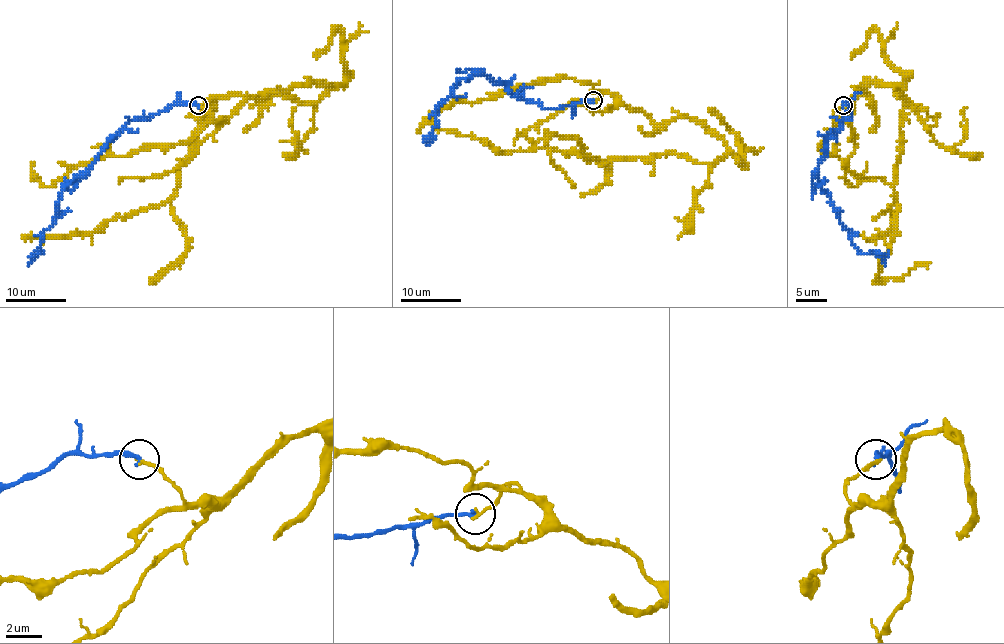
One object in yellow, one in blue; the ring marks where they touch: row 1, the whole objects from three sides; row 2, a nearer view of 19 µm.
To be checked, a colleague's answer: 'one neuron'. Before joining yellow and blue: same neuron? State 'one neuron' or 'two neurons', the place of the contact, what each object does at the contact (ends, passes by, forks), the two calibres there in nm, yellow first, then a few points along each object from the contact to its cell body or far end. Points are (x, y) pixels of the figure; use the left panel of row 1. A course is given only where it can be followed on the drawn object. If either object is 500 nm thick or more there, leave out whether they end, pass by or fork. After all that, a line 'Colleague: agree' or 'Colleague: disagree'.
two neurons; place (198, 105); yellow ends; blue ends; calibres 190 and 240 nm; course yellow (199, 105), (228, 119), (332, 86), (205, 105), (171, 199), (188, 250), (152, 278), (179, 262); course blue (199, 105), (171, 104), (149, 117), (132, 119), (109, 139), (91, 168), (61, 193), (41, 253), (27, 265)
Colleague: disagree

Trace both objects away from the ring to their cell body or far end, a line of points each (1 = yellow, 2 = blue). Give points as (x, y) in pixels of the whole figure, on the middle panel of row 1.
1: (594, 100), (696, 118), (727, 152), (600, 161), (553, 133), (574, 188)
2: (594, 100), (544, 108), (516, 98), (486, 74), (471, 74), (456, 85), (434, 112), (433, 139), (422, 141)

